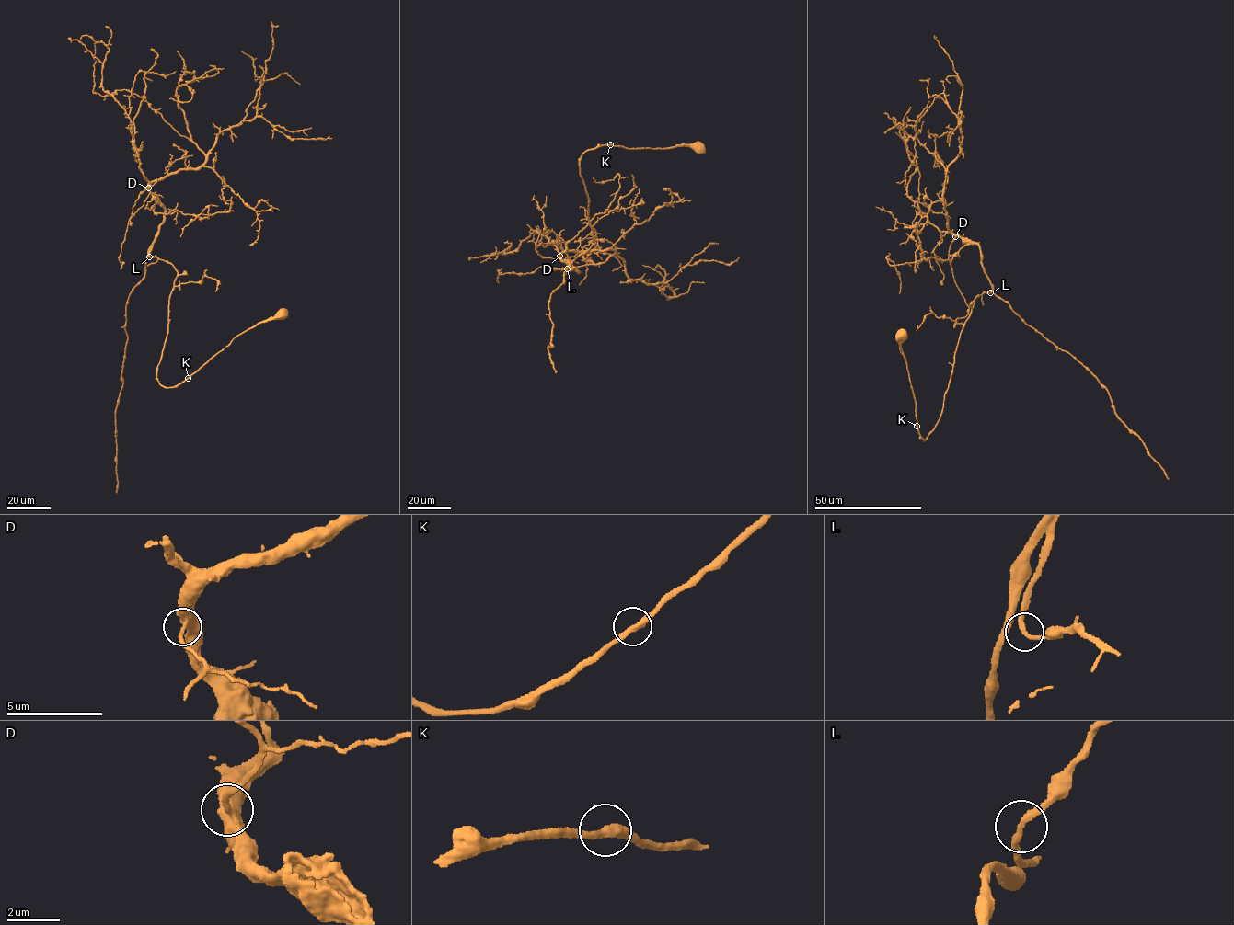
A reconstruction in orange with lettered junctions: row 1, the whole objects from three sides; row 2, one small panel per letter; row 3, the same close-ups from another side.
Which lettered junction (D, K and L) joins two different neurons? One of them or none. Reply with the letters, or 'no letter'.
no letter

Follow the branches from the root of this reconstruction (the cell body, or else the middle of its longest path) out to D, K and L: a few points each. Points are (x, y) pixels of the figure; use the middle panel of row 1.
D: (699, 148), (605, 144), (587, 150), (580, 173), (595, 243), (567, 268), (578, 273), (559, 256)
K: (699, 148), (684, 145), (628, 149), (610, 144)
L: (699, 148), (605, 144), (587, 150), (580, 173), (595, 242), (567, 268)

